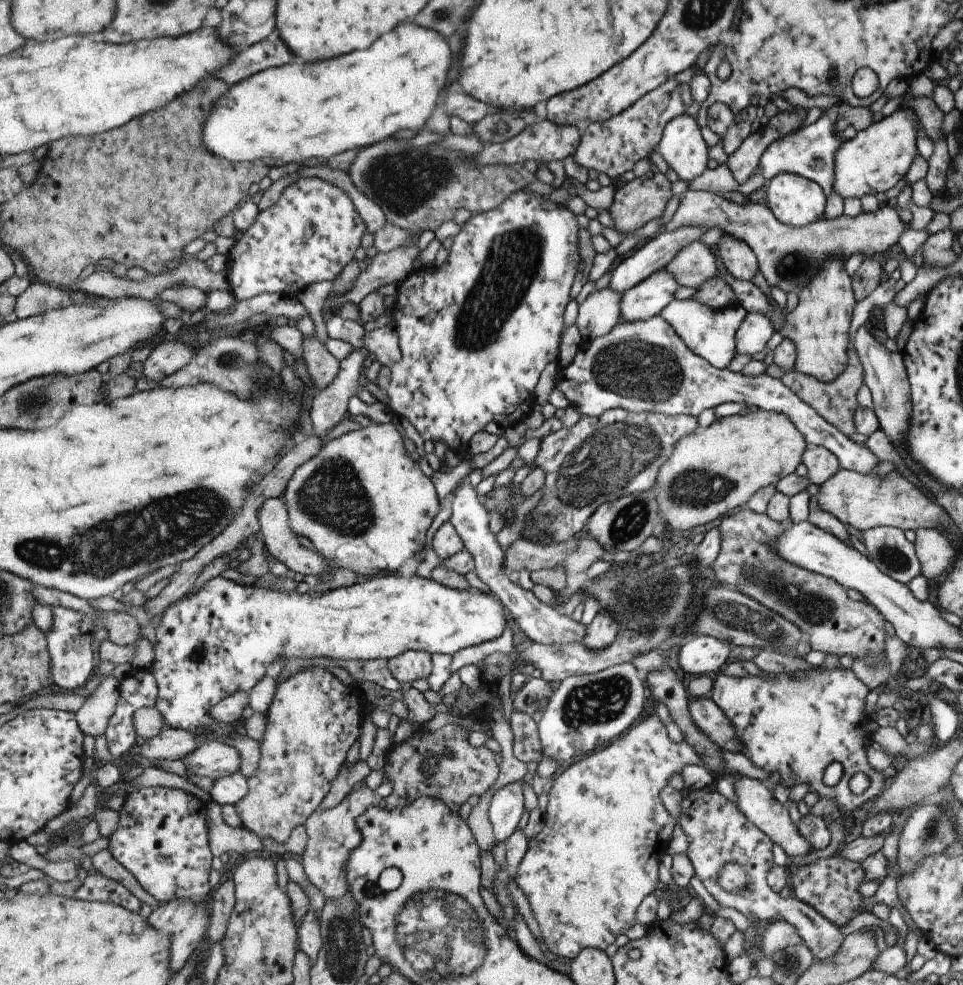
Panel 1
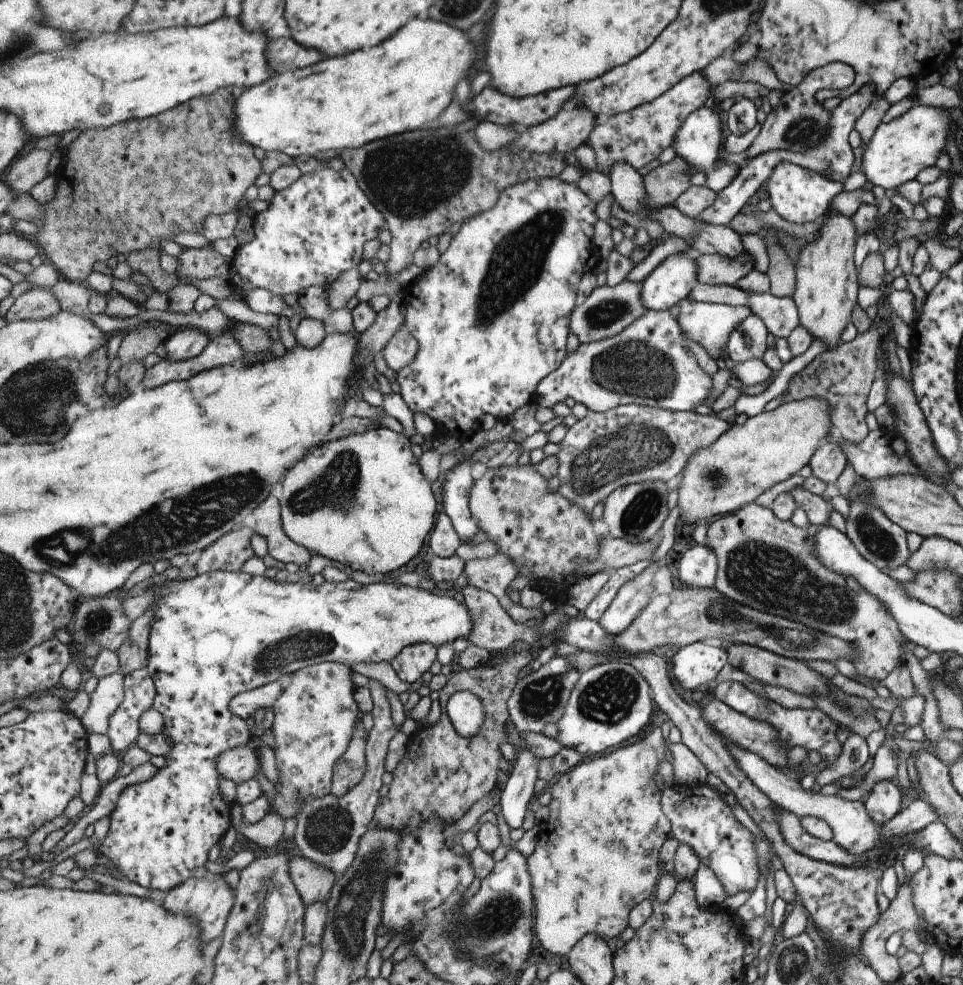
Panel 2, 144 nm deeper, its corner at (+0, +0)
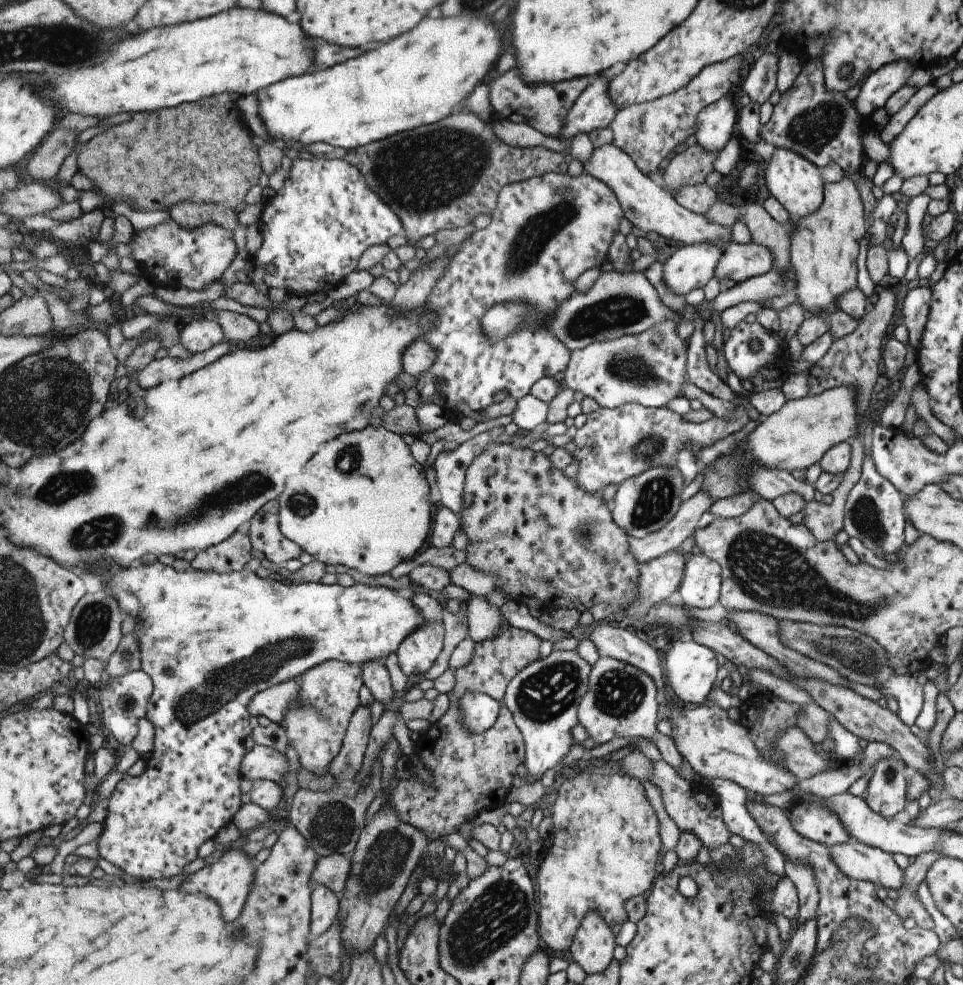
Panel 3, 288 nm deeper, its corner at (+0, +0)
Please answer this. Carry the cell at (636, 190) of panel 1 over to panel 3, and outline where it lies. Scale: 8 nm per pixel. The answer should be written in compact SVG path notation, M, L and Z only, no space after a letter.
M693 144L685 152L675 154L663 172L665 190L677 192L681 186L697 186L705 184L709 172L713 172L713 162L717 160L717 152L707 152L703 146Z

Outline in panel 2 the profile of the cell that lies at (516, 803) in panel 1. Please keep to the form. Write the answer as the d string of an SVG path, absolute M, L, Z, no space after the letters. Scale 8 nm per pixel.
M555 656L549 664L541 666L537 672L529 670L521 676L517 690L513 692L511 698L511 722L515 726L515 732L519 734L521 740L521 754L509 774L509 782L505 786L505 790L501 792L501 814L505 818L505 822L511 828L521 828L525 822L525 814L529 810L529 804L535 802L535 782L539 778L539 762L541 758L531 750L531 744L527 740L527 734L541 734L549 722L559 722L565 714L567 702L571 698L571 692L575 690L575 684L579 680L579 672L573 666L573 662L565 656Z

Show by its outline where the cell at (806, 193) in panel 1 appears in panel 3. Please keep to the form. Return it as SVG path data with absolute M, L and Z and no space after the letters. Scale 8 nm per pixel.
M775 148L765 164L765 182L771 196L791 214L791 218L805 218L807 214L813 214L823 202L825 182L821 182L821 170L793 150Z

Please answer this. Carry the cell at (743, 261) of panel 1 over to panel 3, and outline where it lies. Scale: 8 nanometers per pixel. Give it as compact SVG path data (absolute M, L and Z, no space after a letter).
M601 146L595 148L591 152L591 156L583 162L583 172L605 182L613 194L617 196L617 202L623 208L625 220L631 220L633 226L637 226L643 232L655 232L659 234L661 240L677 240L683 242L685 246L695 246L695 244L705 244L711 242L719 248L725 248L731 242L731 230L729 228L721 228L715 226L711 222L705 220L705 216L695 214L683 206L679 206L673 196L665 190L655 186L631 160L631 156L627 156L623 150L619 150L617 146Z

